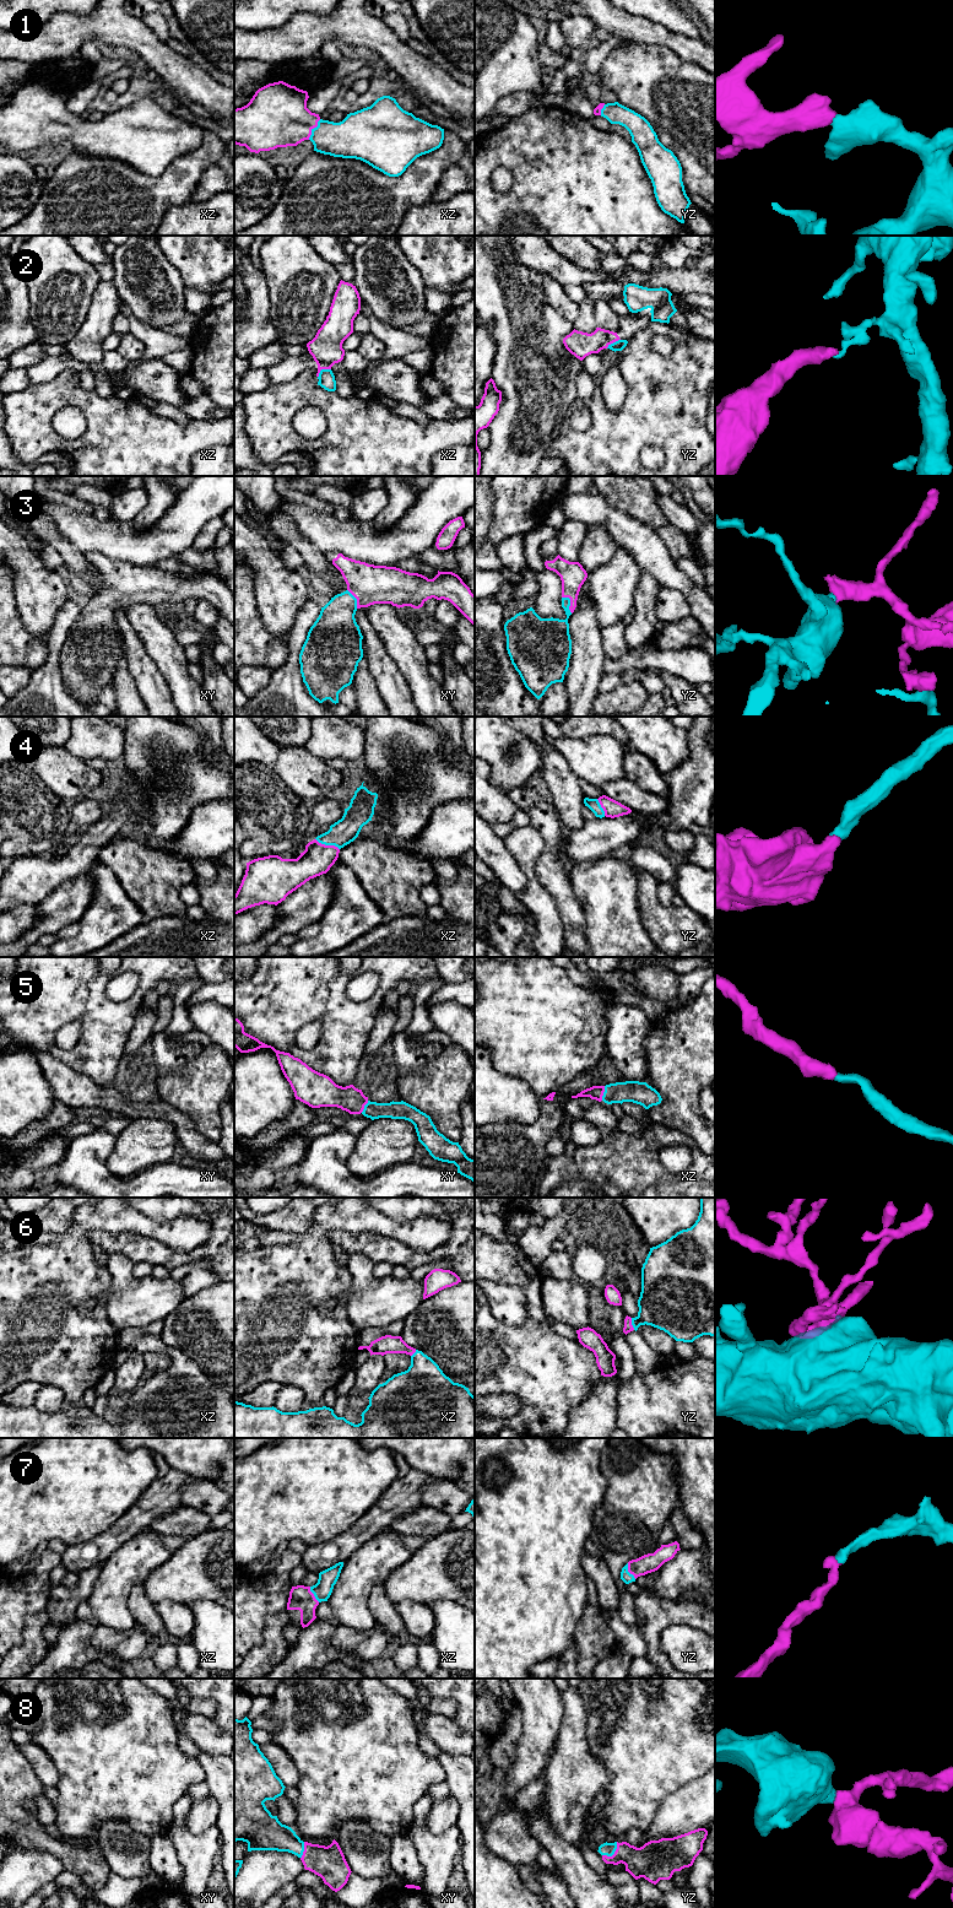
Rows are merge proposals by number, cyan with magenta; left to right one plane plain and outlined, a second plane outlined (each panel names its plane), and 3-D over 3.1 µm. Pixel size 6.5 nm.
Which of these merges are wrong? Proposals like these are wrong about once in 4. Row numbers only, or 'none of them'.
2

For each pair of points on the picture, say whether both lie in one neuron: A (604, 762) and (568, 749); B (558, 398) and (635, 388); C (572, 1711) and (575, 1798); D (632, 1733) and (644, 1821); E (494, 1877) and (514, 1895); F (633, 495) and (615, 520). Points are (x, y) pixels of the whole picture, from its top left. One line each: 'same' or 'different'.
A: same
B: different
C: same
D: same
E: same
F: different

